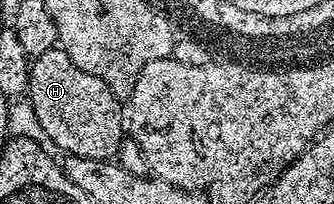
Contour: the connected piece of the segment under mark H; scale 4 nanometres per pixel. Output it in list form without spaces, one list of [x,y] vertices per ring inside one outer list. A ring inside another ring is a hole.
[[[60,46],[52,47],[30,62],[28,99],[42,133],[65,155],[112,160],[126,138],[127,123],[123,118],[122,100],[113,95],[109,86],[99,81],[99,77],[83,73],[83,69],[79,69],[79,65],[75,65],[75,61],[71,61],[71,57],[67,57],[67,53]]]

